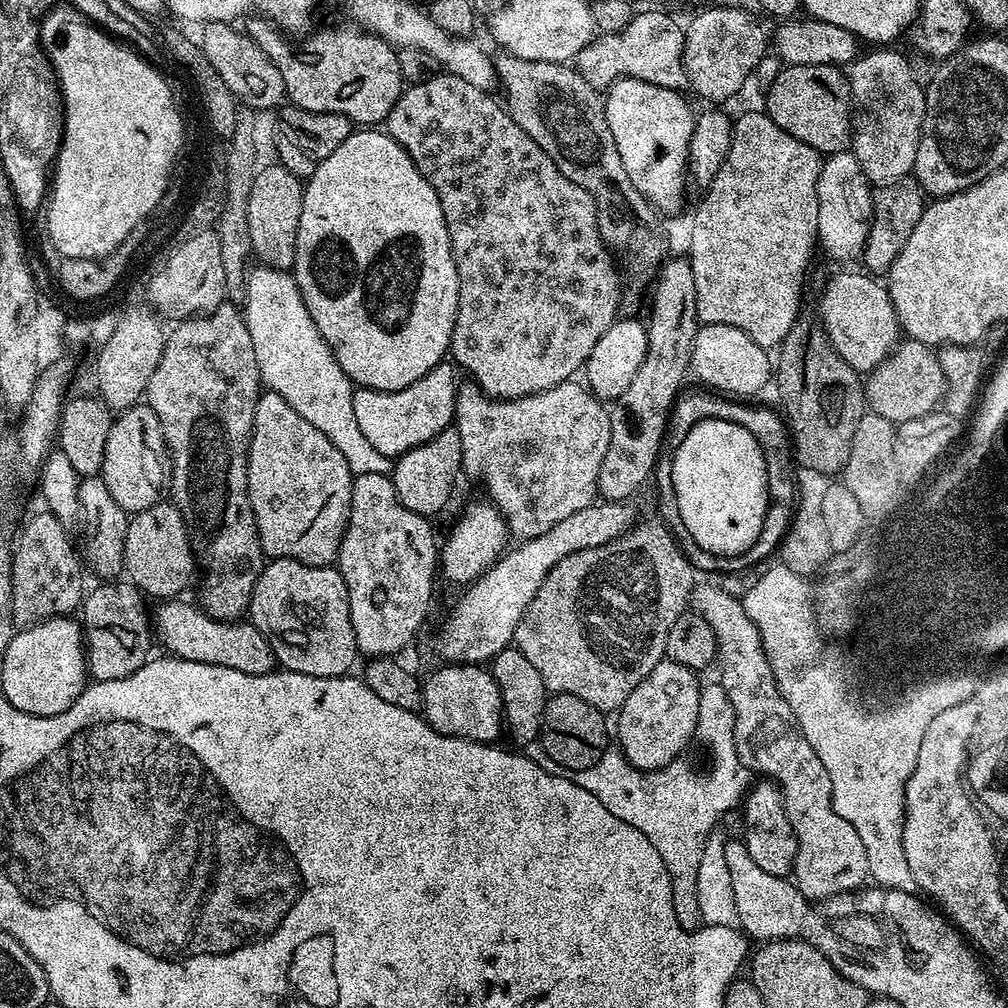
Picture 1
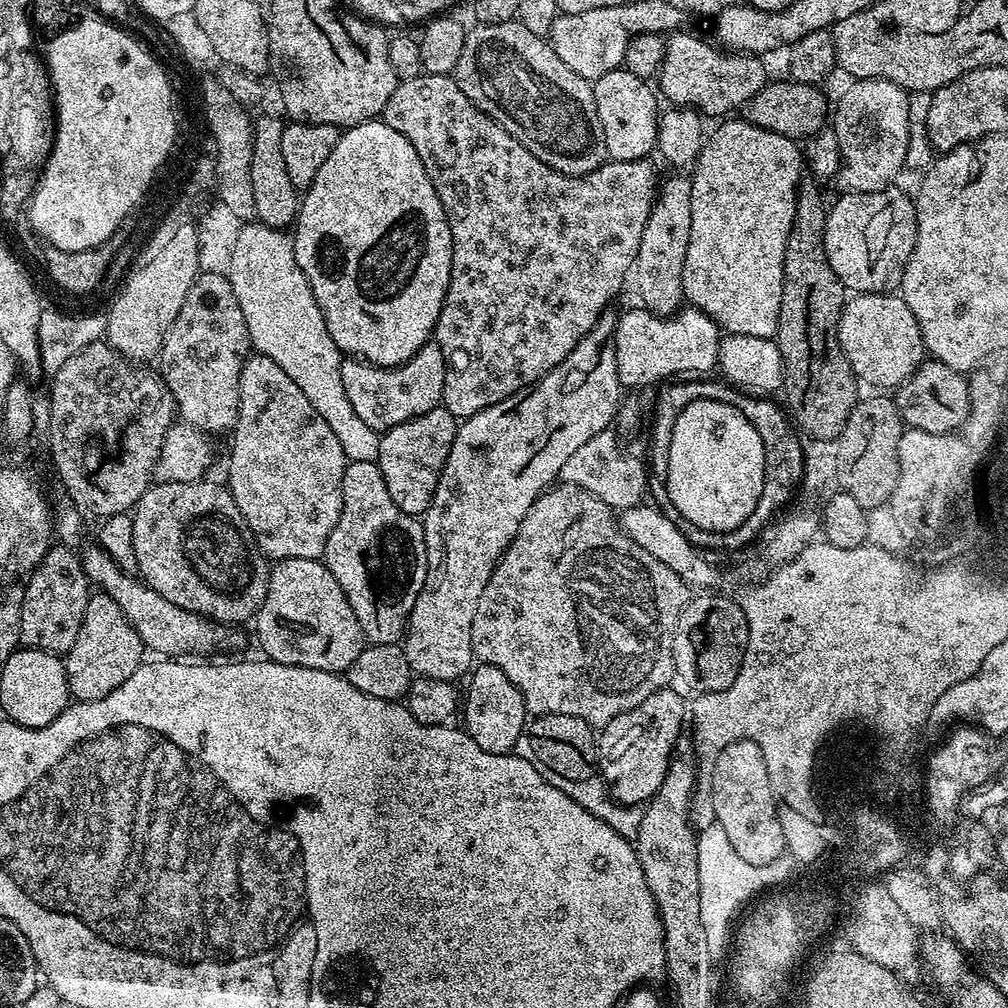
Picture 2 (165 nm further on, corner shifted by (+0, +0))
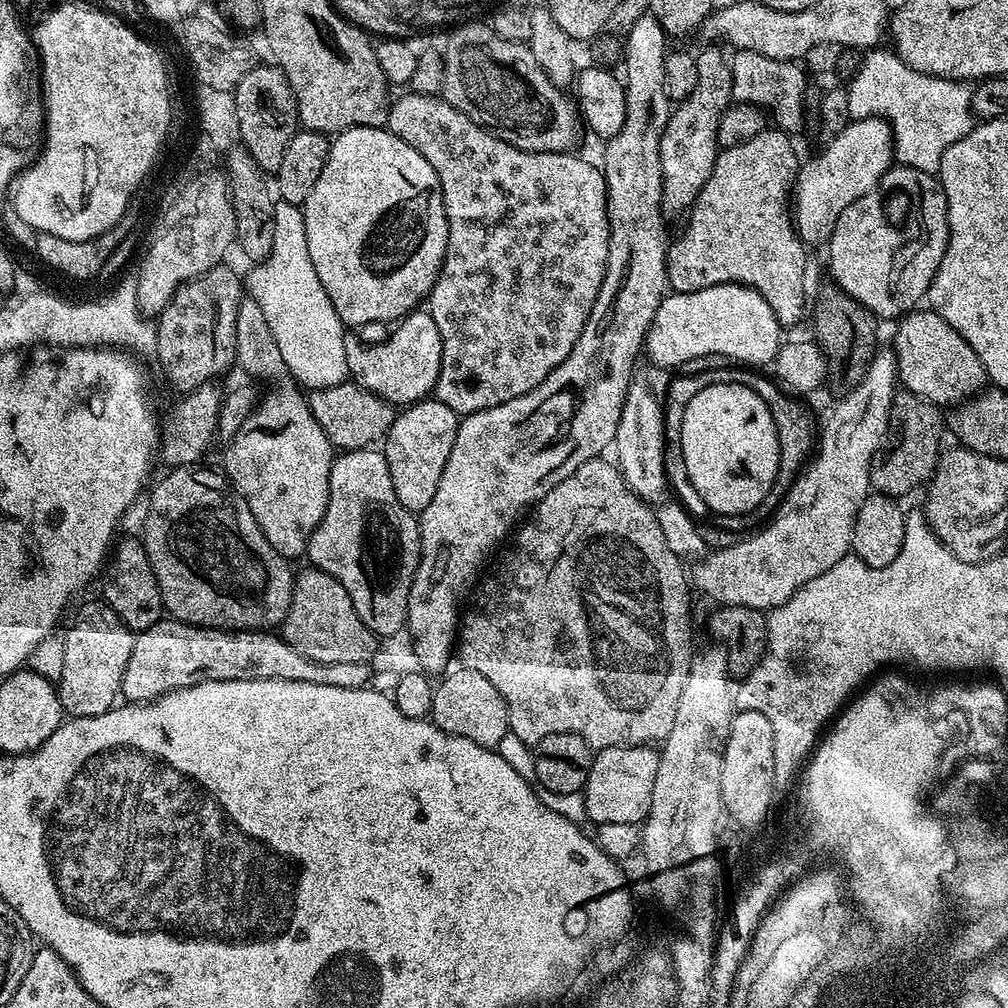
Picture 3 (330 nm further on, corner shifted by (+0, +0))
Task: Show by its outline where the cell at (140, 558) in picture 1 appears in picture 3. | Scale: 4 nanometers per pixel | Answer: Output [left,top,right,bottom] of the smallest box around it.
[142,466,294,632]

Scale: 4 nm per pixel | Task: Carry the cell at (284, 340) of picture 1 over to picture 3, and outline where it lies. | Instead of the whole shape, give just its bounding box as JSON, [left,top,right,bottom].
[246,203,349,390]

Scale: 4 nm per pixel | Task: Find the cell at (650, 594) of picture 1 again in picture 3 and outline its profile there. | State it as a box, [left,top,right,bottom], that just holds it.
[458,458,694,750]

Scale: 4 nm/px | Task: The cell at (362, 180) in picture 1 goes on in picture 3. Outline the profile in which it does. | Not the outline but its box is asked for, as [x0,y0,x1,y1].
[302,128,448,330]

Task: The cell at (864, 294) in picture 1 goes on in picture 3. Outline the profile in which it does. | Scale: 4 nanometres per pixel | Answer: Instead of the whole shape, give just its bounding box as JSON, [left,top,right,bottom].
[895,310,986,406]

